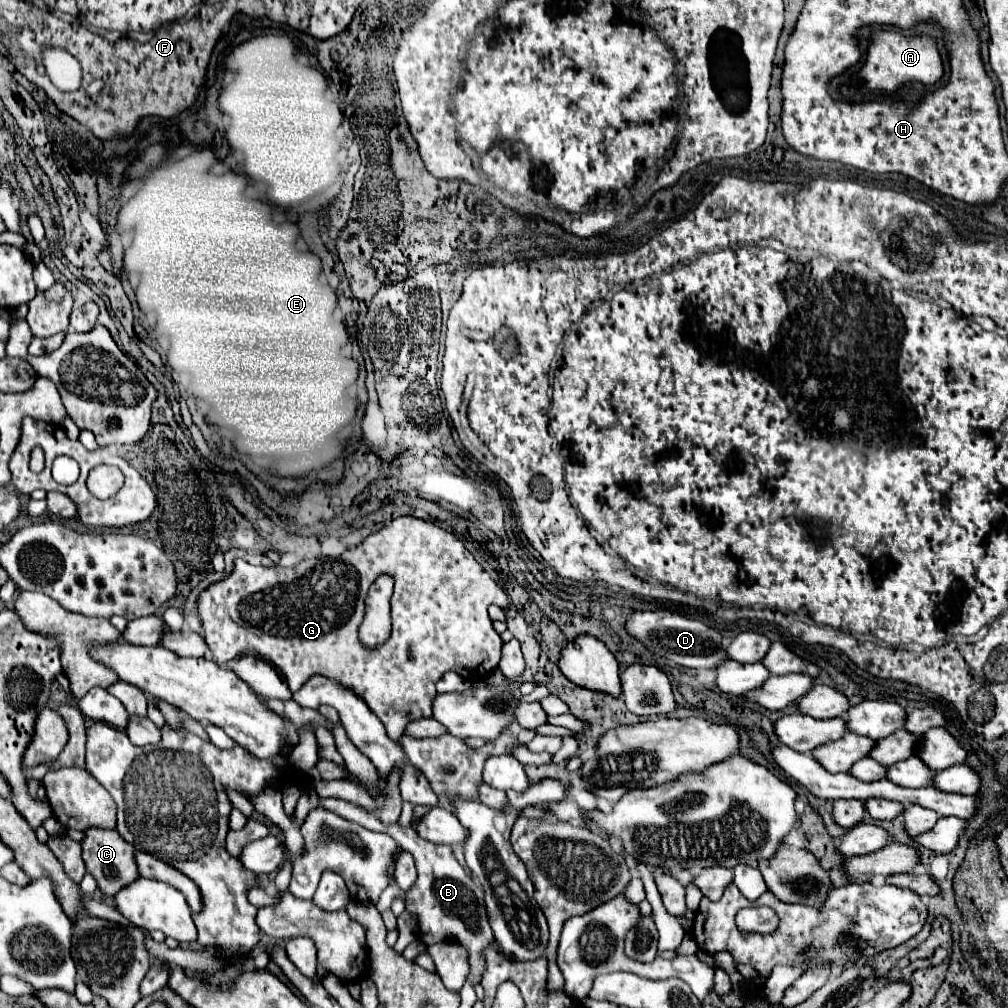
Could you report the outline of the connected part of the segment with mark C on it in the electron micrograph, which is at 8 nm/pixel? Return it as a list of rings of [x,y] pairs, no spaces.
[[[87,828],[81,848],[83,848],[83,860],[87,866],[87,872],[93,874],[99,890],[105,896],[117,894],[117,890],[121,890],[121,886],[127,886],[127,882],[133,882],[133,878],[137,878],[137,866],[133,862],[133,846],[127,844],[115,830]]]

